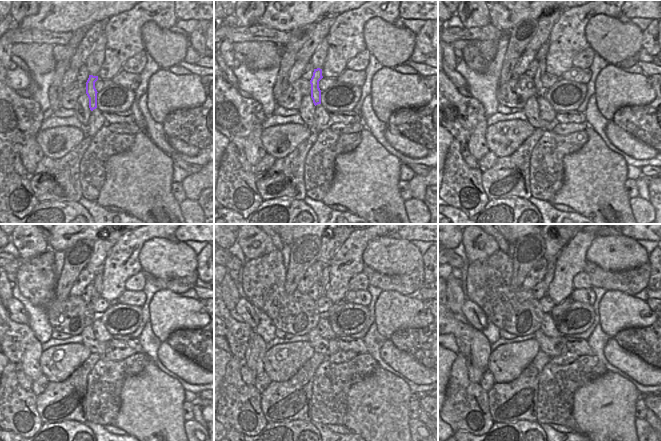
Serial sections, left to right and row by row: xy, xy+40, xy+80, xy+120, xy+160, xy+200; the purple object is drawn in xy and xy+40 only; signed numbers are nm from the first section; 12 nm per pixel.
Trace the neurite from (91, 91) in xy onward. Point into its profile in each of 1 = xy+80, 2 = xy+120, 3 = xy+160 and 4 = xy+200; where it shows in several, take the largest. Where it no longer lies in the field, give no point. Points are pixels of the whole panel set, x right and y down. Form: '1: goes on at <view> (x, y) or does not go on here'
1: goes on at xy+80 (541, 70)
2: goes on at xy+120 (97, 283)
3: goes on at xy+160 (324, 278)
4: goes on at xy+200 (549, 275)

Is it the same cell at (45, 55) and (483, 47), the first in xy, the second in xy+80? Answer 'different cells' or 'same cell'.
same cell

